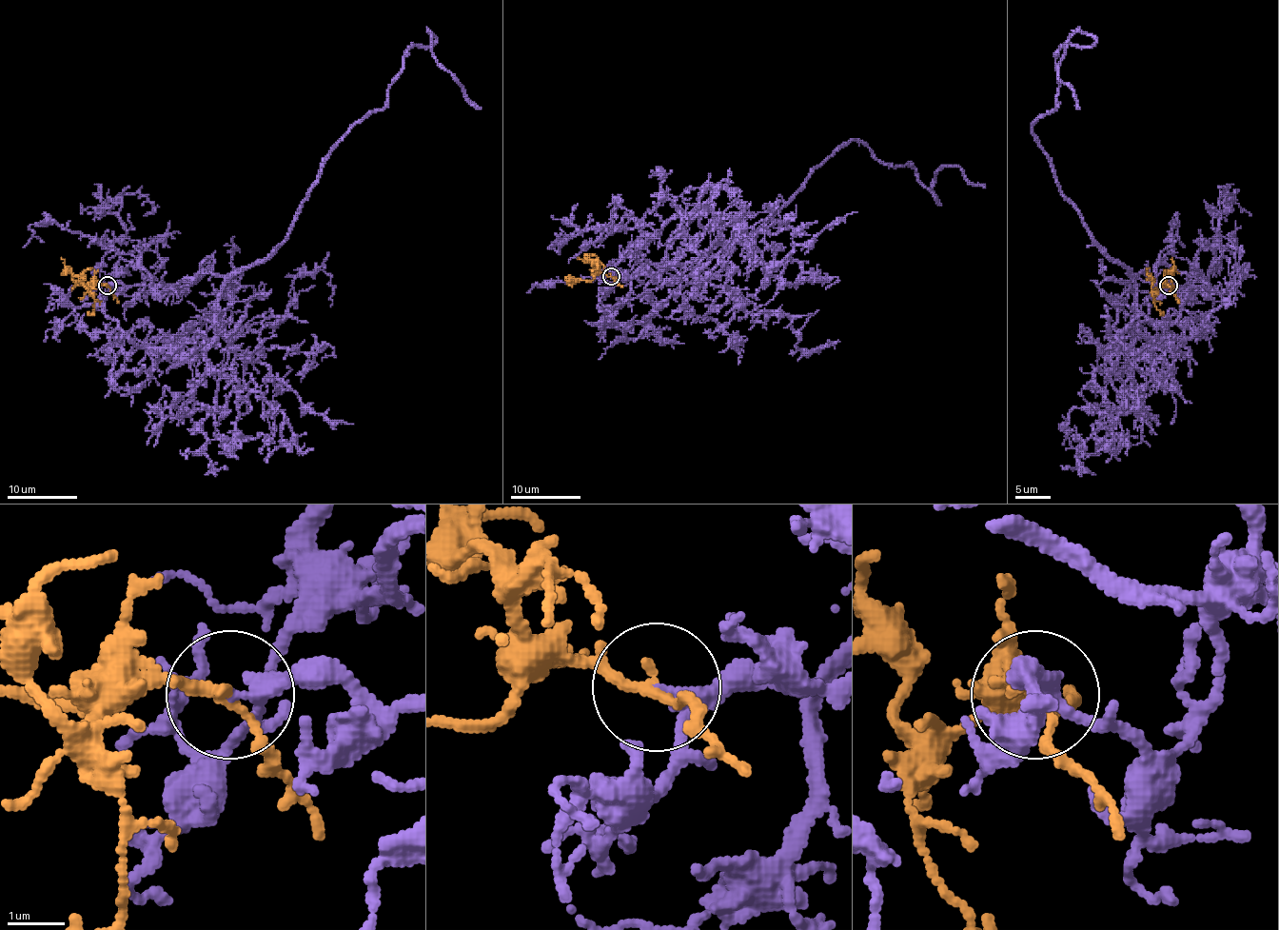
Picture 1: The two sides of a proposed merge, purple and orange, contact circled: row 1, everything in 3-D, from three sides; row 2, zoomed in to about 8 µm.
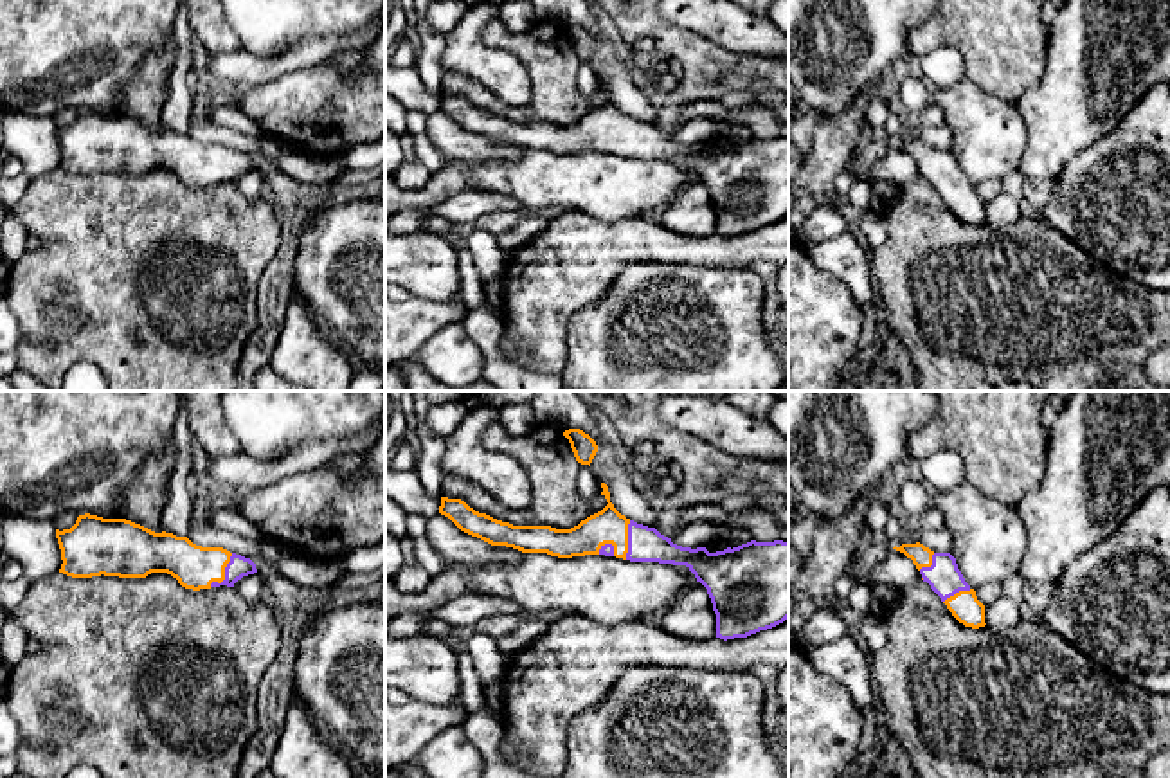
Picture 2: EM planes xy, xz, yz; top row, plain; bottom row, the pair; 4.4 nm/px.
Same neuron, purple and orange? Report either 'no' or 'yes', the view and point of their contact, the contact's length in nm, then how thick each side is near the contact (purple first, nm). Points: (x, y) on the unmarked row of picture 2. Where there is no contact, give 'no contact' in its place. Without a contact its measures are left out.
yes | xy (225, 170) | 190 nm | 90/190 nm

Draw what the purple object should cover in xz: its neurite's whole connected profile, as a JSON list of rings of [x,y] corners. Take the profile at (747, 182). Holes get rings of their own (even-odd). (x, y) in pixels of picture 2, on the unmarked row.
[[[601,79],[607,103],[571,126],[513,122],[479,110],[461,95],[441,94],[439,110],[461,128],[491,142],[558,155],[605,151],[630,158],[686,162],[711,194],[716,234],[727,238],[772,225],[788,214],[788,139],[751,137],[709,149],[682,144],[655,124],[621,112]]]

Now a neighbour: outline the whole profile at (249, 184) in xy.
[[[254,169],[234,180],[234,187],[248,200],[263,196],[263,175]]]

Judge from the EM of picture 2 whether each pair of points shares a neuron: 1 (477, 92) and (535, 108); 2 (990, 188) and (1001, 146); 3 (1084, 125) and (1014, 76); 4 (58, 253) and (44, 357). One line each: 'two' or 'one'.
1: one
2: two
3: two
4: one

